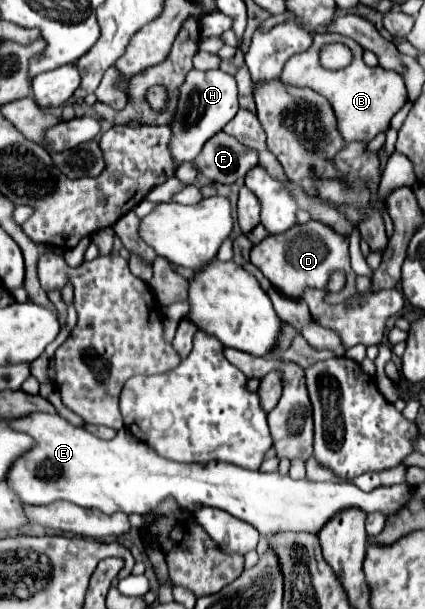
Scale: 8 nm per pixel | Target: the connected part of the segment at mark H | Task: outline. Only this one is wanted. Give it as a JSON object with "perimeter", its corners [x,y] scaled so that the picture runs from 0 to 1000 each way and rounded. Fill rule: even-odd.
{"perimeter":[[[452,115],[433,138],[424,141],[424,164],[419,164],[419,181],[414,194],[405,200],[405,256],[414,259],[419,269],[456,263],[480,233],[513,220],[536,197],[551,194],[560,184],[560,144],[551,125],[522,118],[522,115],[494,115],[494,118],[471,118]]]}

